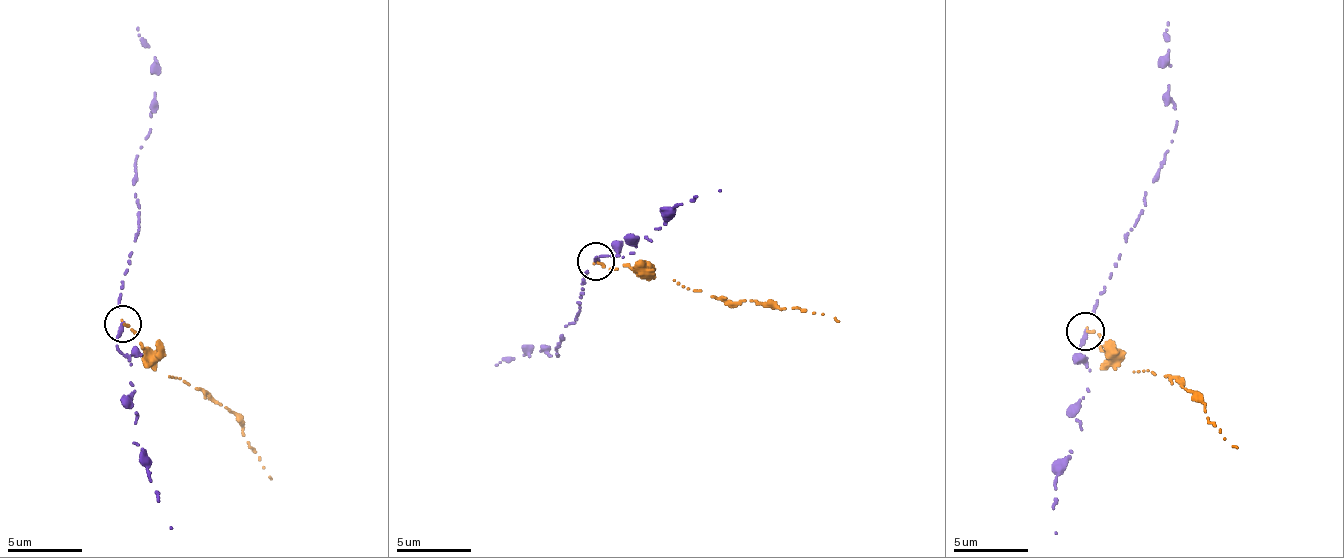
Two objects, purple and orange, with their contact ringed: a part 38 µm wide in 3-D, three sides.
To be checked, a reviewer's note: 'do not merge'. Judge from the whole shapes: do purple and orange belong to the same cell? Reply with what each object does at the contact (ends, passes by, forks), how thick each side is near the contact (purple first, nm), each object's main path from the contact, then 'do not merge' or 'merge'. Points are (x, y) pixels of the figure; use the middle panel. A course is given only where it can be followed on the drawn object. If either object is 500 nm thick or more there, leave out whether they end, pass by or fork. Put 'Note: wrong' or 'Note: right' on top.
Note: right
purple ends; orange ends; calibres 280 and 200 nm; course purple (596, 260), (581, 280), (579, 312), (556, 342), (558, 355), (528, 347), (524, 356), (494, 366); course orange (596, 260), (607, 268), (655, 273), (727, 301), (760, 302), (840, 320); do not merge

